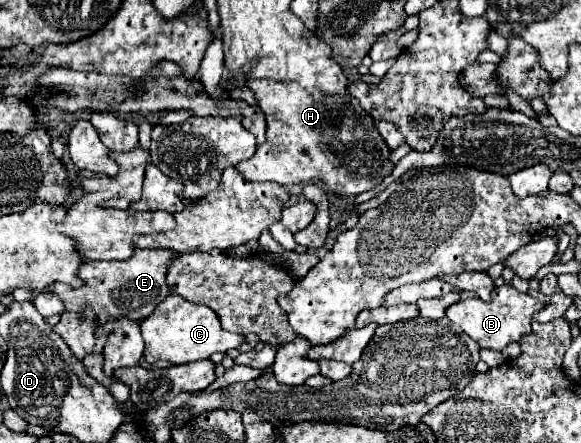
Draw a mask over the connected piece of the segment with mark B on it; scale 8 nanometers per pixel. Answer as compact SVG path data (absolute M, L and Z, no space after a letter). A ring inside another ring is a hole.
M503 285L493 291L493 299L489 303L483 303L481 299L463 299L449 305L447 317L481 347L501 351L511 341L519 341L523 335L531 331L531 317L539 309L543 309L543 303L539 299L533 299L529 293L521 293L511 285Z

